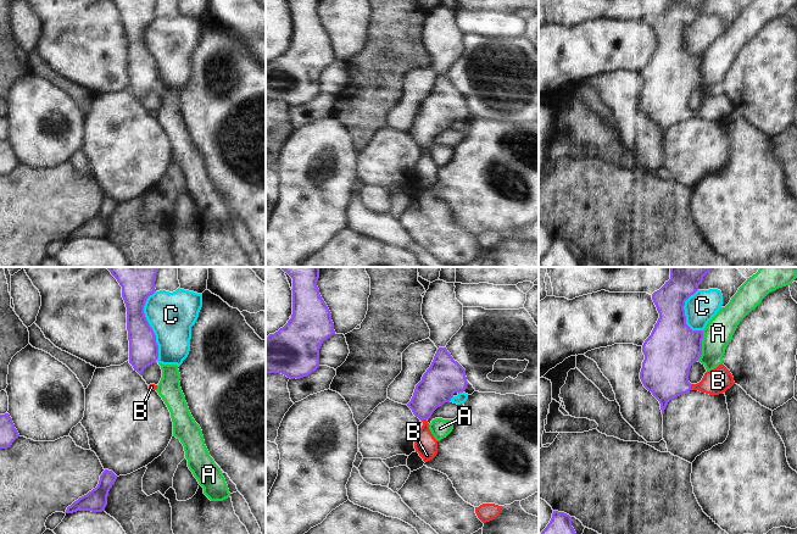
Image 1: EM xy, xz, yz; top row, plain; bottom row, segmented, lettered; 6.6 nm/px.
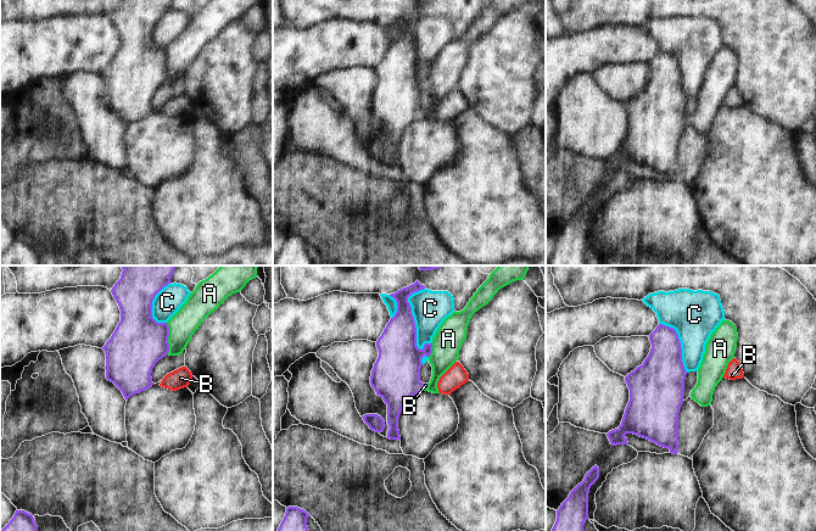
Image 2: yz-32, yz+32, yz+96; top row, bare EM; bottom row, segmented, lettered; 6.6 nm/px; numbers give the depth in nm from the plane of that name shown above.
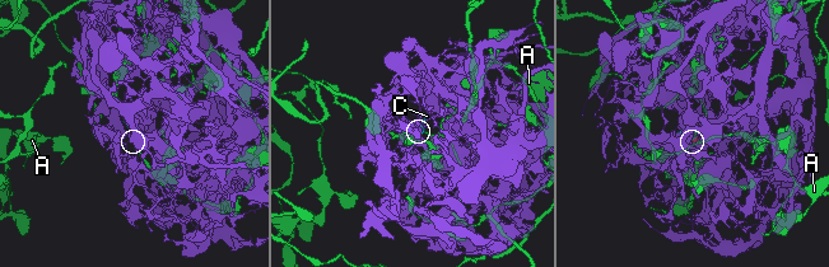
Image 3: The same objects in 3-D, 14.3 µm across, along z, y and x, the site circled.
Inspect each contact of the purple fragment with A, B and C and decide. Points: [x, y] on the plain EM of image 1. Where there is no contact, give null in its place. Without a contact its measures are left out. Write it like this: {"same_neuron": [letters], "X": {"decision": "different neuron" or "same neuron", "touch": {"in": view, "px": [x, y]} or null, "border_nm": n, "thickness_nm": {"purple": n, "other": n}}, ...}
{"same_neuron": ["B"], "A": {"decision": "different neuron", "touch": {"in": "yz", "px": [701, 72]}, "border_nm": 200, "thickness_nm": {"purple": 340, "other": 190}}, "B": {"decision": "same neuron", "touch": {"in": "yz", "px": [690, 113]}, "border_nm": 40, "thickness_nm": {"purple": 320, "other": 170}}, "C": {"decision": "different neuron", "touch": {"in": "xy", "px": [149, 53]}, "border_nm": 460, "thickness_nm": {"purple": 190, "other": 300}}}

